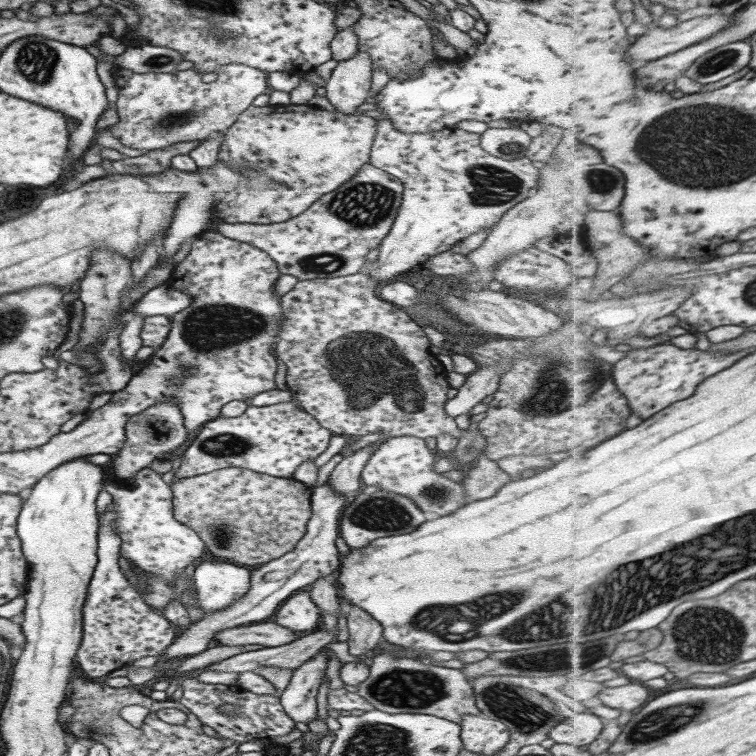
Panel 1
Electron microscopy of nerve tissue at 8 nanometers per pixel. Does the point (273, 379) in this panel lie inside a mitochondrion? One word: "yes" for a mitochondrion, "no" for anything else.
no

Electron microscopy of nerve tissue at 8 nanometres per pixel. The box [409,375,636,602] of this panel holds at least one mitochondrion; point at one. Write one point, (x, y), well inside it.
(438, 494)

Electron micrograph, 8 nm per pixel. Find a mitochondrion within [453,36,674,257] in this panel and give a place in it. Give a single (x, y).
(490, 184)

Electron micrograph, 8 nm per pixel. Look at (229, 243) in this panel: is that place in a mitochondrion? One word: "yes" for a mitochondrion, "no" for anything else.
no

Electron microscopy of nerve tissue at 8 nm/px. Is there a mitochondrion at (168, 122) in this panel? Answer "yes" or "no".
yes

